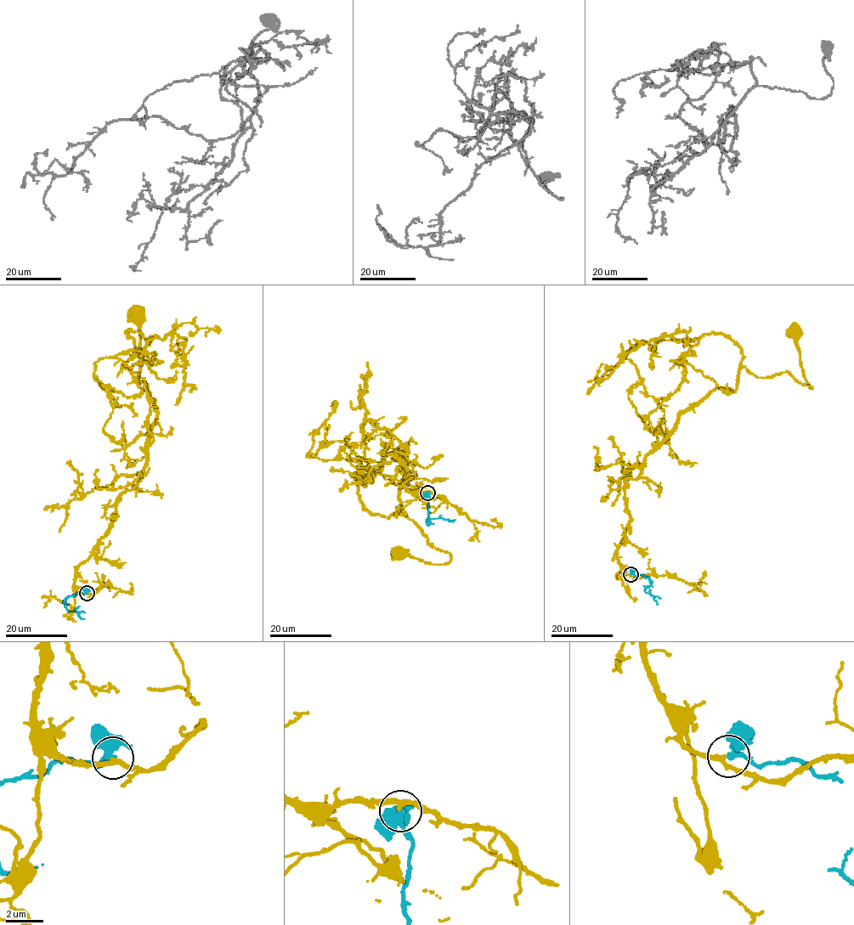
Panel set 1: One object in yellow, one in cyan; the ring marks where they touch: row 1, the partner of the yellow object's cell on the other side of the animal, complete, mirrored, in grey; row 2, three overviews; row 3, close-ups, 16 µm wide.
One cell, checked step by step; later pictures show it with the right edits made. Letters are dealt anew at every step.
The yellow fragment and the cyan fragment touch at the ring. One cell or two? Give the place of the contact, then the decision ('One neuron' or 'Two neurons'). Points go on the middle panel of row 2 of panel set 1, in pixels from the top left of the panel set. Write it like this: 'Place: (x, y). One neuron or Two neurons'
Place: (427, 493). One neuron

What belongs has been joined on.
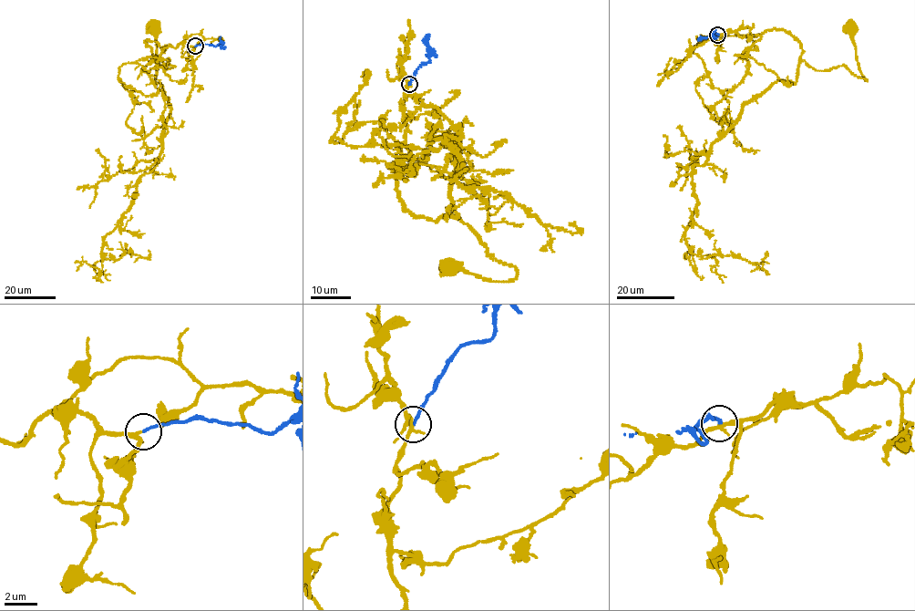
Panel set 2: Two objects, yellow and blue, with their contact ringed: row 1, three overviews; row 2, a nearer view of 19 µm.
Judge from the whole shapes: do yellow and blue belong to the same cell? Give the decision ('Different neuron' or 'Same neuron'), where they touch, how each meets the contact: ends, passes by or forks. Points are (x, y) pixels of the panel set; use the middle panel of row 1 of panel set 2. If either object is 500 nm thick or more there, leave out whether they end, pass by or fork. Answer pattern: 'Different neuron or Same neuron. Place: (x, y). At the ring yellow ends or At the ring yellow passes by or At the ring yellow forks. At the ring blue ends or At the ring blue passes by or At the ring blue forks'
Same neuron. Place: (409, 84). At the ring yellow passes by. At the ring blue ends

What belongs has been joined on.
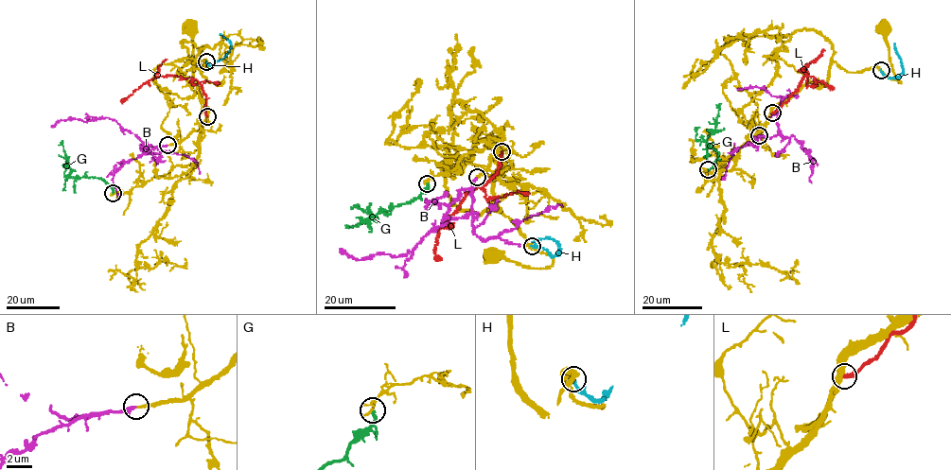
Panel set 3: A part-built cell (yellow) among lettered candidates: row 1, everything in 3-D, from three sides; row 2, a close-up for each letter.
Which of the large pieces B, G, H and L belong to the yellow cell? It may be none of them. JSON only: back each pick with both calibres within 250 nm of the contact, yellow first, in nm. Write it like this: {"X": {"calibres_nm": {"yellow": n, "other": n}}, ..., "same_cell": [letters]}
{"B": {"calibres_nm": {"yellow": 220, "other": 400}}, "same_cell": ["B"]}

